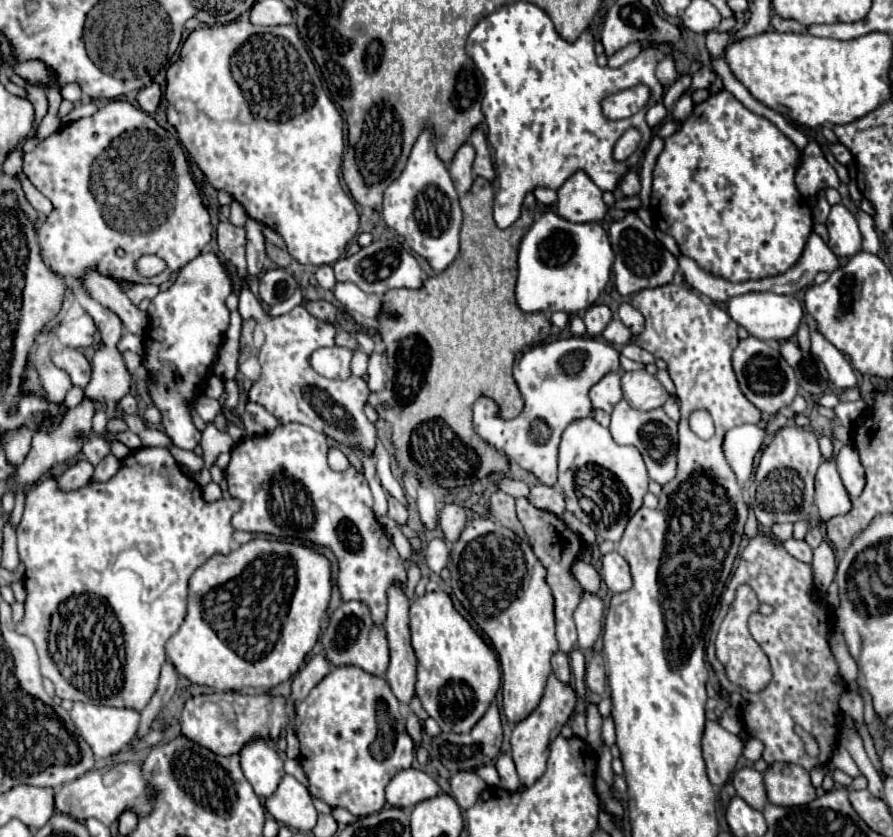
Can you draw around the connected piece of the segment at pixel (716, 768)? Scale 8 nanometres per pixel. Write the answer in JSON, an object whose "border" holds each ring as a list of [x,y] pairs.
{"border":[[[717,721],[705,723],[703,733],[703,759],[707,763],[709,779],[715,787],[723,787],[743,753],[743,741],[725,731]]]}

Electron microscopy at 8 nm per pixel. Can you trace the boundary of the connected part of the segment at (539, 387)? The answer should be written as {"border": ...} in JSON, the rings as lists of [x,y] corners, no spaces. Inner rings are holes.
{"border":[[[573,337],[569,339],[569,353],[561,359],[555,357],[555,371],[549,379],[533,379],[529,383],[529,411],[521,411],[515,419],[499,419],[497,407],[491,399],[479,397],[473,405],[473,427],[475,433],[487,441],[489,445],[503,451],[511,461],[519,463],[525,471],[533,473],[541,483],[555,485],[557,483],[557,447],[561,433],[565,427],[575,421],[591,415],[591,399],[589,389],[607,373],[619,369],[619,351],[613,349],[609,343],[599,345],[603,341],[591,337]],[[563,363],[569,363],[567,373]]]}

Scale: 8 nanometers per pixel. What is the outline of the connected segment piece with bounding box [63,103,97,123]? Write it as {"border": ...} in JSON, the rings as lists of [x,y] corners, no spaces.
{"border":[[[81,103],[81,105],[77,105],[71,113],[69,113],[69,117],[65,117],[63,121],[65,123],[69,123],[69,121],[77,121],[77,119],[81,119],[81,117],[89,117],[89,115],[93,115],[97,111],[97,105],[95,103]]]}

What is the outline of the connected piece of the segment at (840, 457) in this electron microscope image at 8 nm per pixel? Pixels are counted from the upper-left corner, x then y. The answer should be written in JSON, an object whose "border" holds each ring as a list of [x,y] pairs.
{"border":[[[845,445],[845,447],[841,447],[841,451],[837,453],[835,459],[837,459],[837,469],[839,469],[839,475],[843,479],[843,485],[849,493],[849,497],[851,499],[859,497],[865,487],[865,471],[863,471],[857,451],[851,445]]]}

